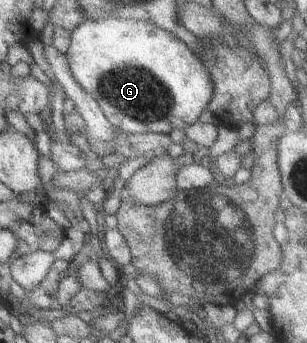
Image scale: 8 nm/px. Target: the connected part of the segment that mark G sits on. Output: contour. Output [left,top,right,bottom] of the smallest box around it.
[62,17,213,135]

